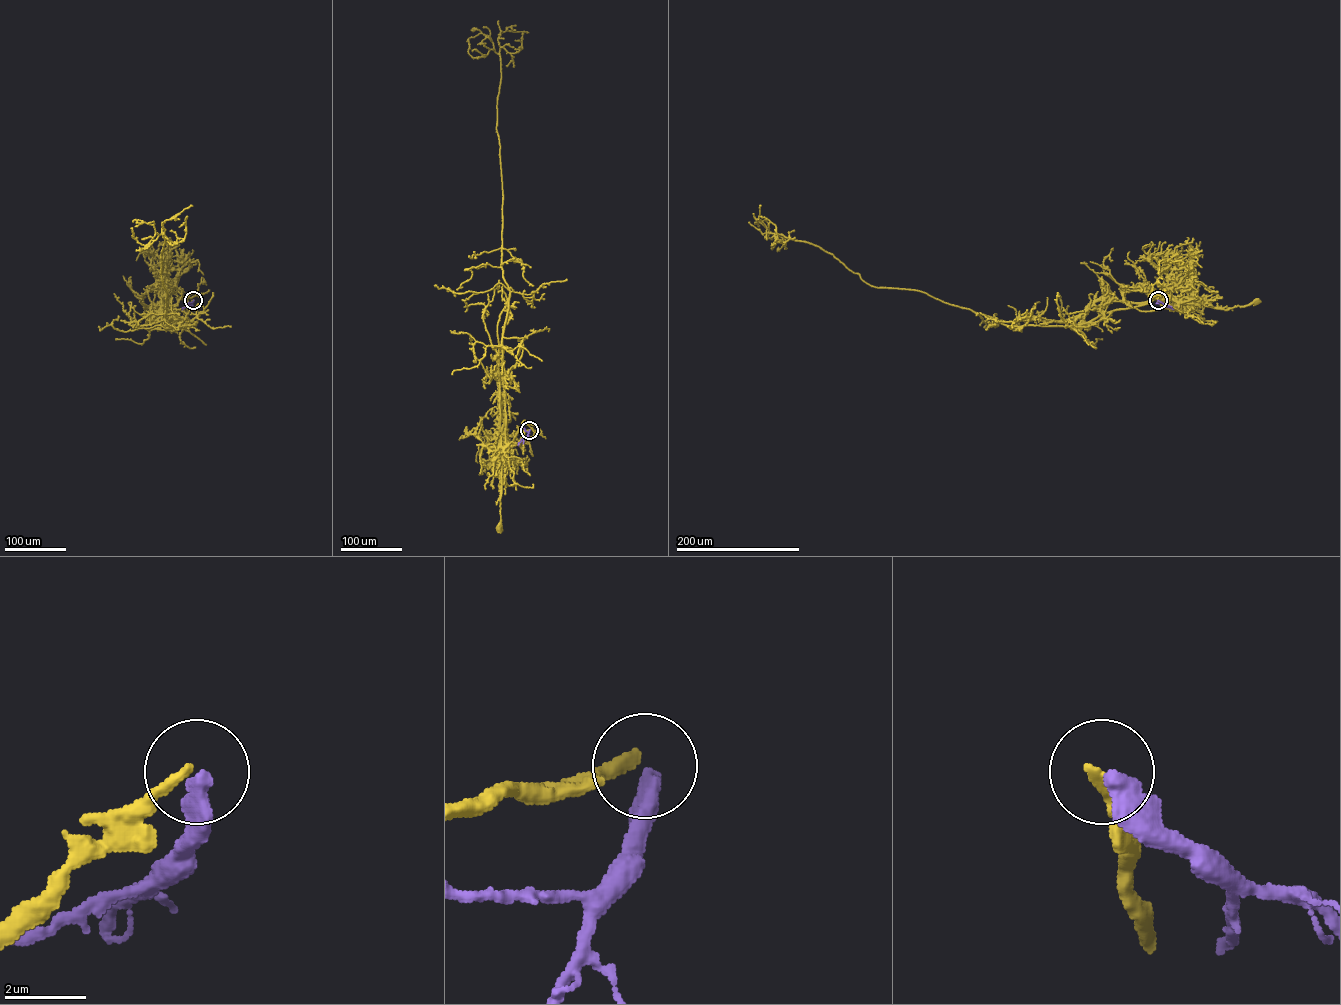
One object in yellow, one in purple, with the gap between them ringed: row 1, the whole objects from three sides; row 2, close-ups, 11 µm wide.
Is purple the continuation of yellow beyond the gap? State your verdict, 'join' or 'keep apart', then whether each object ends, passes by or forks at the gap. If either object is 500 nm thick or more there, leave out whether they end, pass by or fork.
keep apart; yellow ends; purple ends

